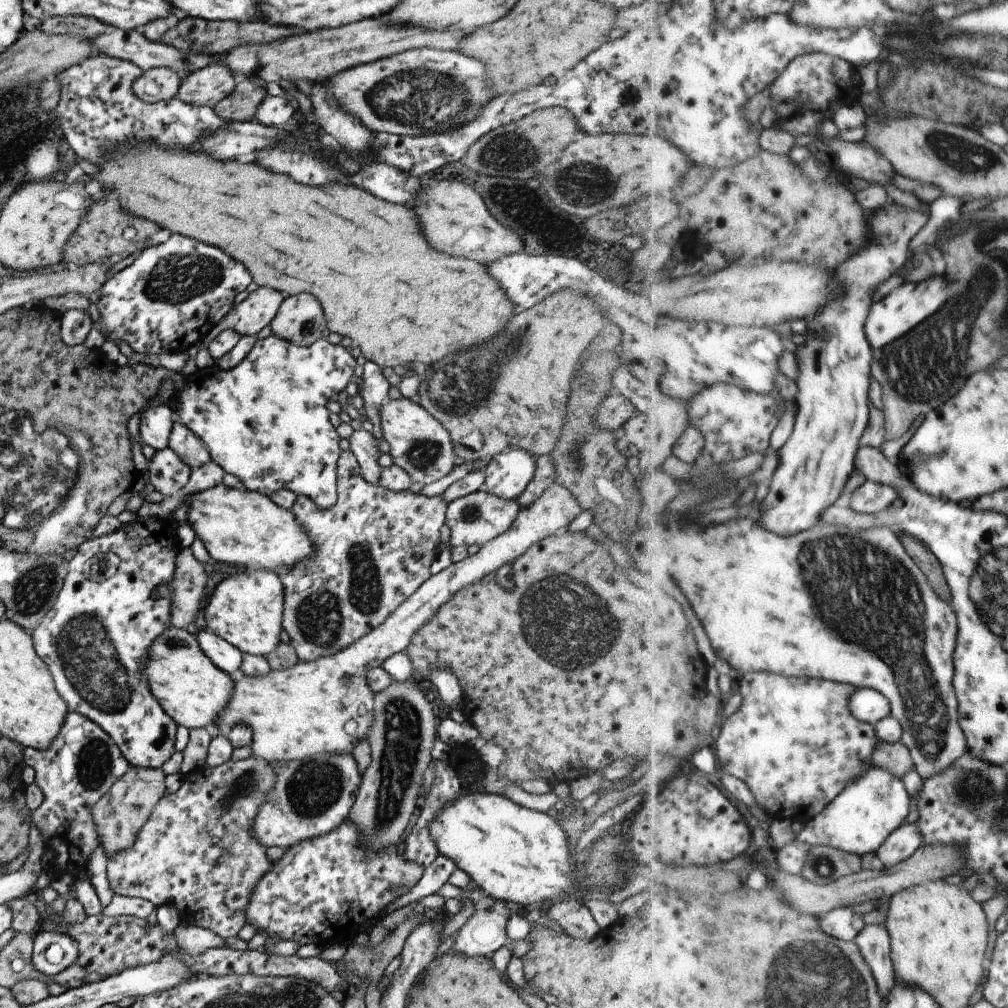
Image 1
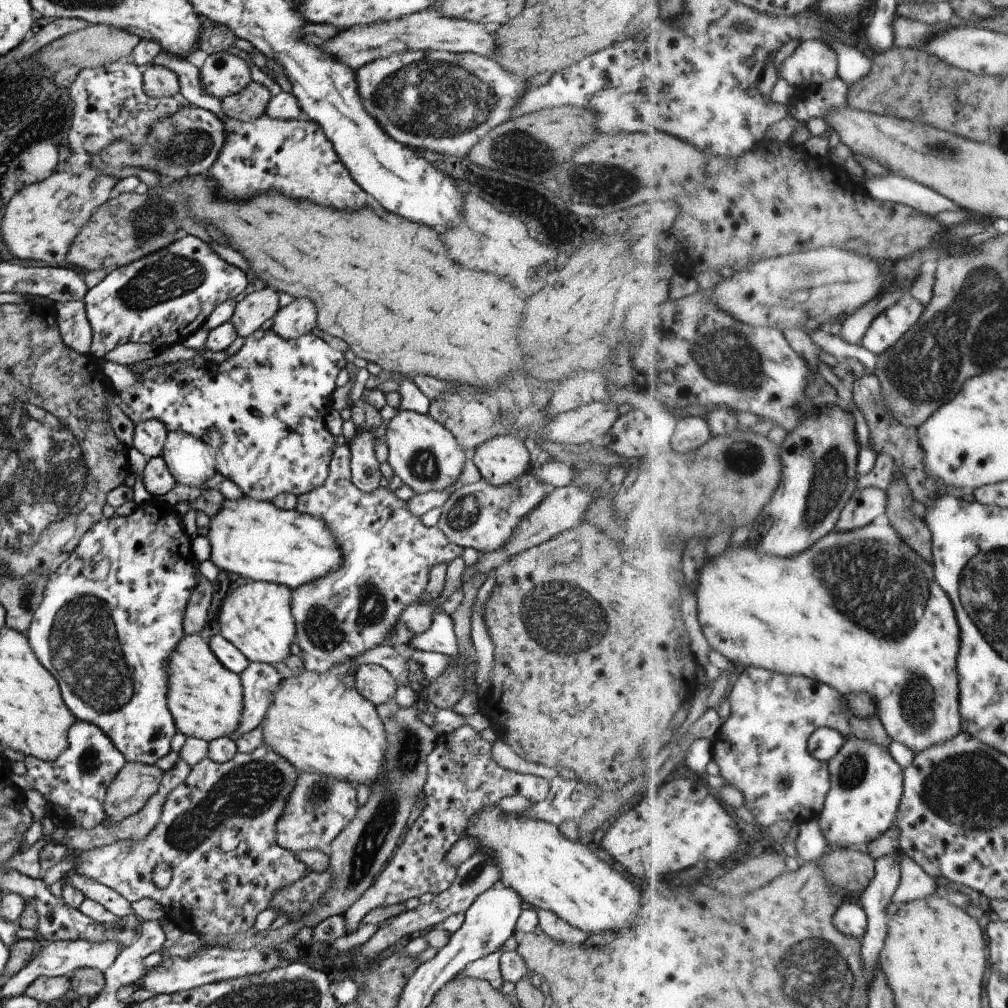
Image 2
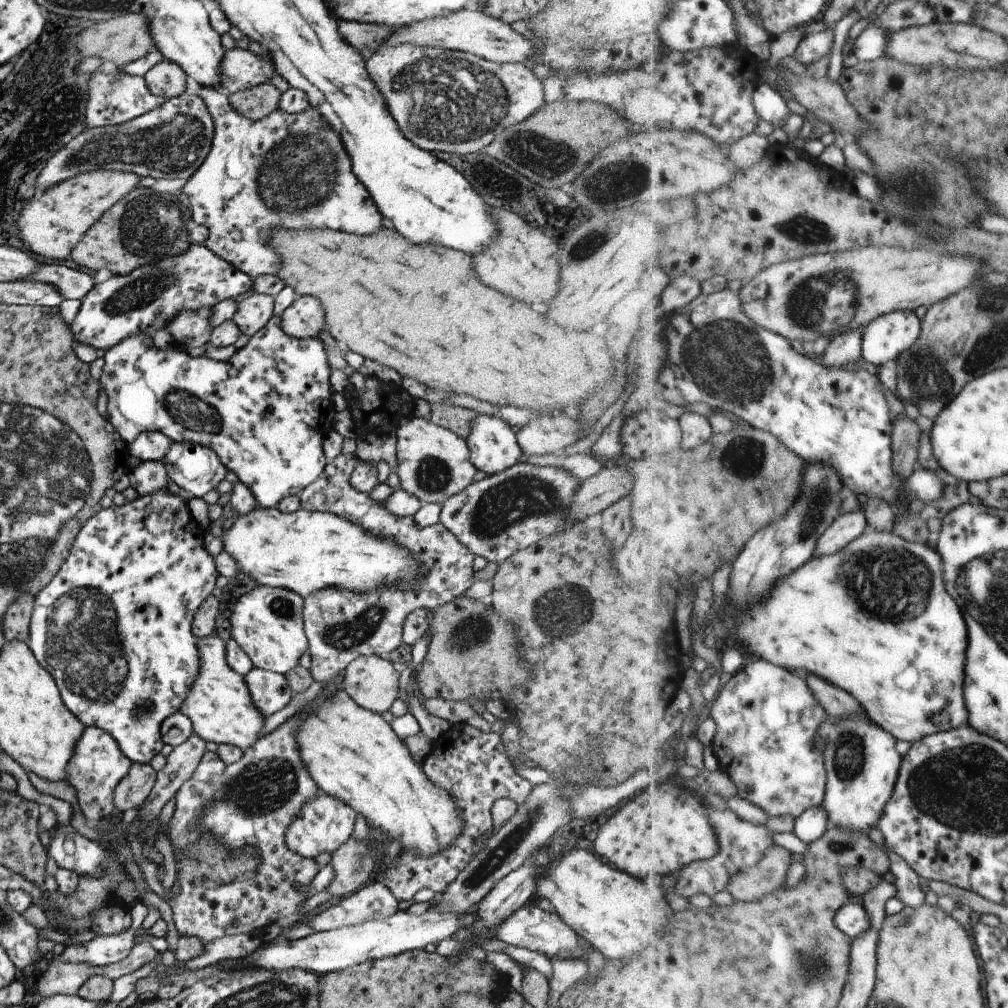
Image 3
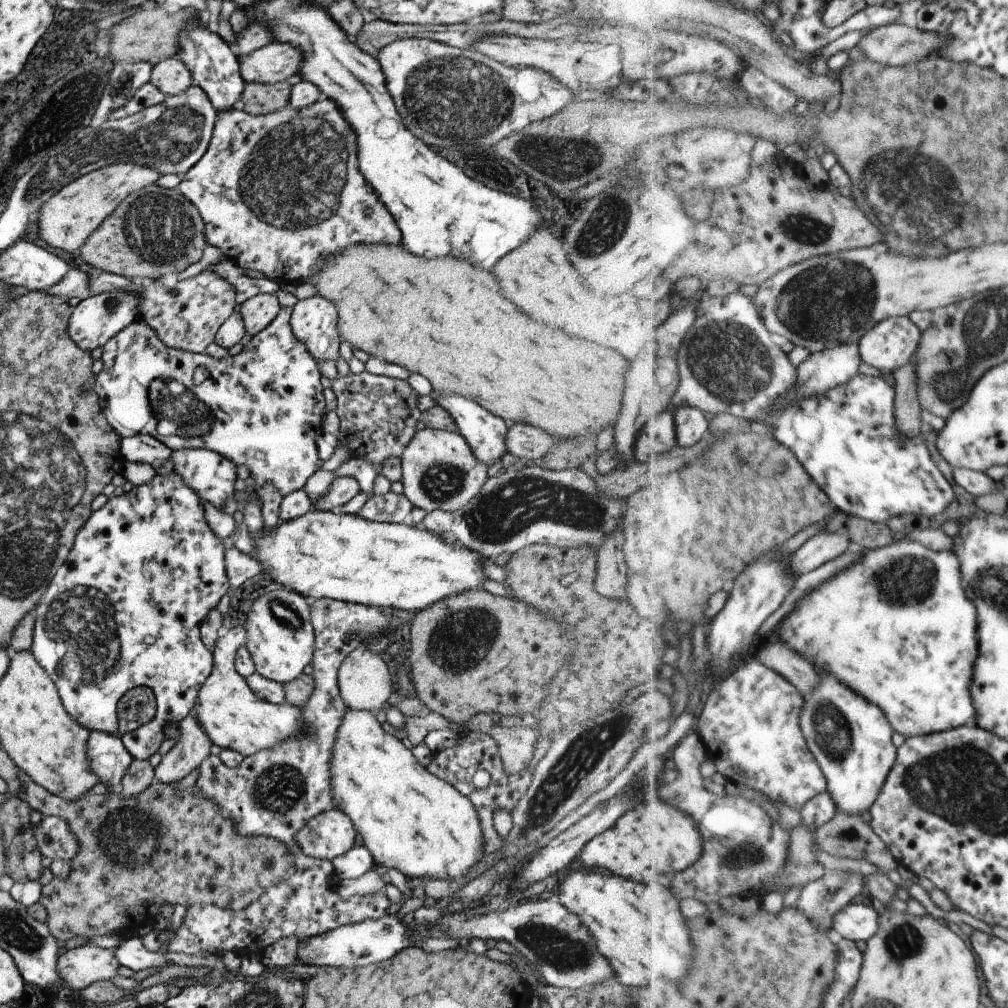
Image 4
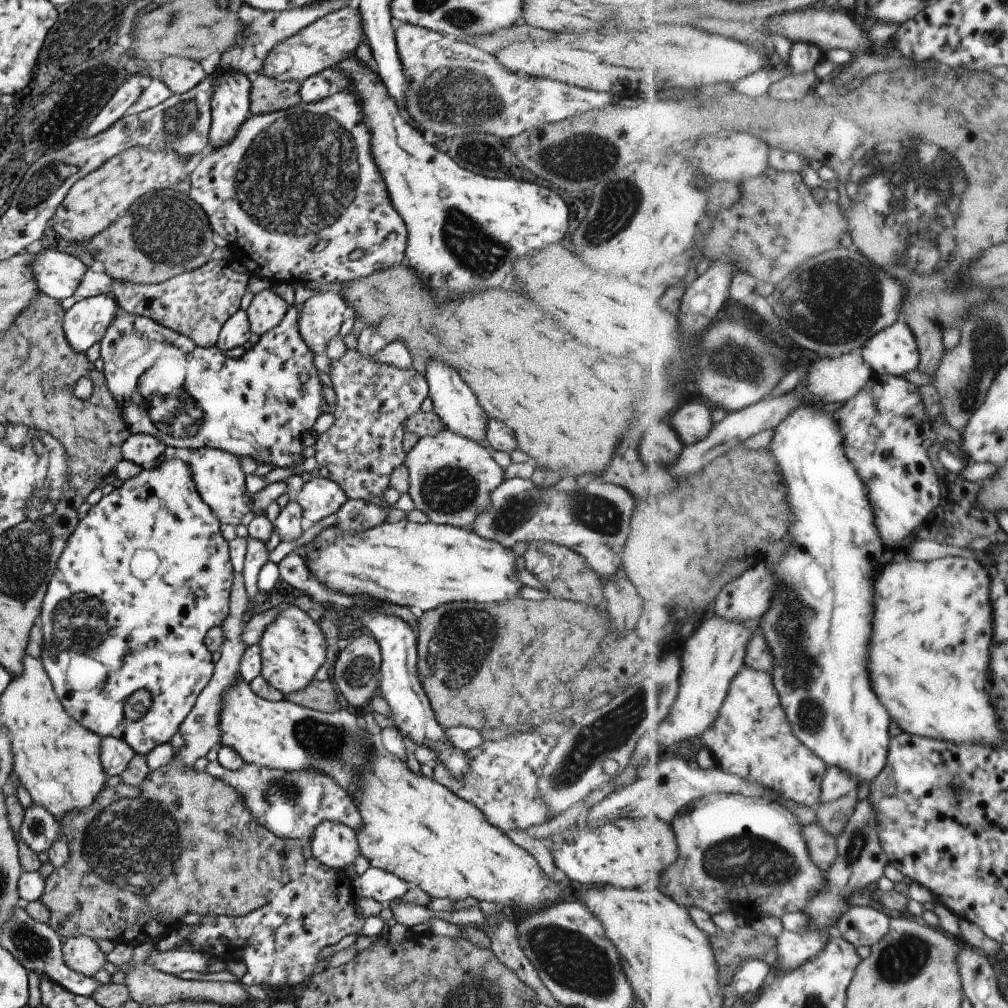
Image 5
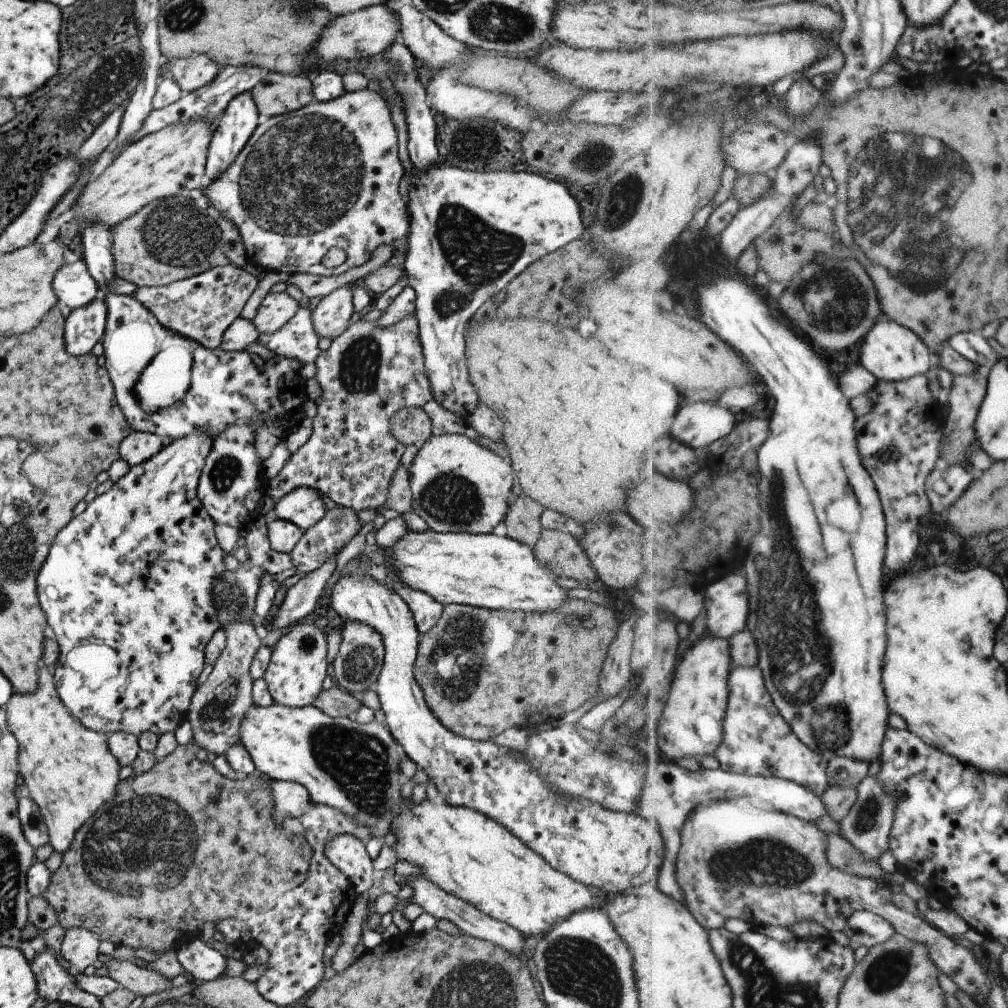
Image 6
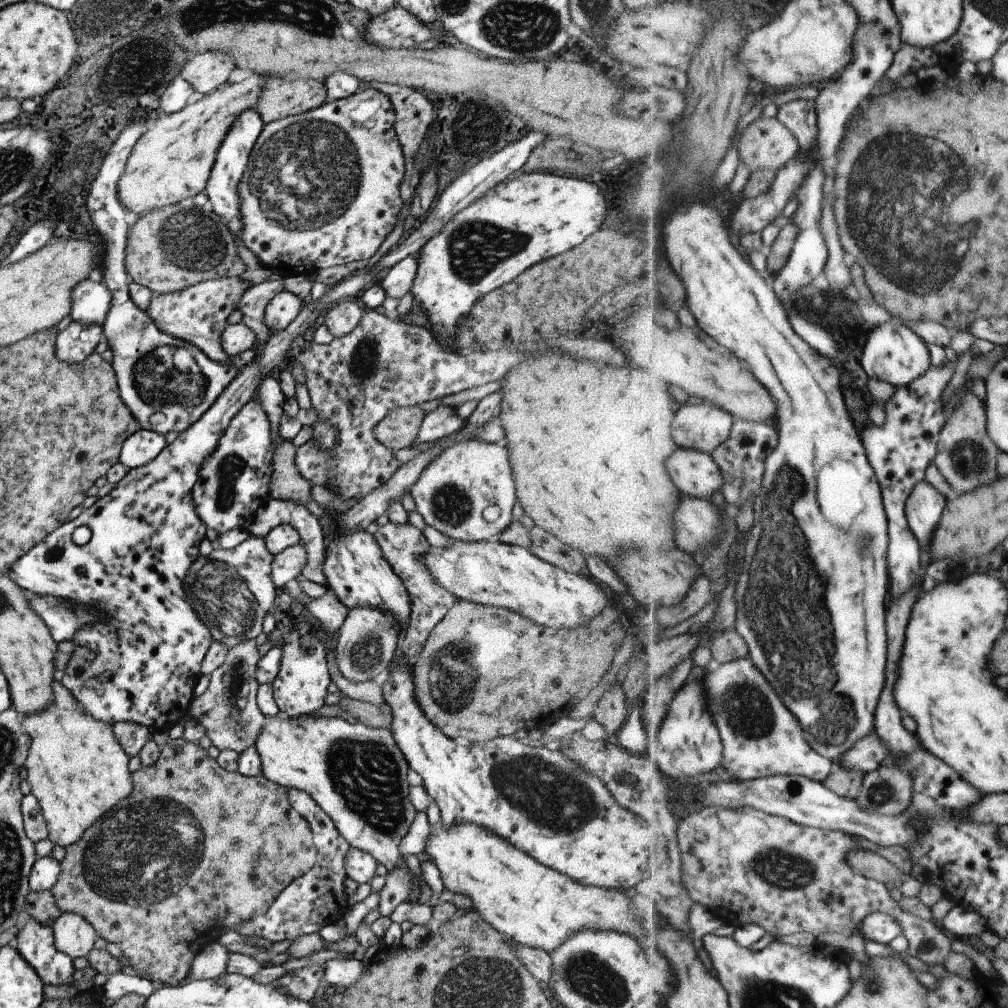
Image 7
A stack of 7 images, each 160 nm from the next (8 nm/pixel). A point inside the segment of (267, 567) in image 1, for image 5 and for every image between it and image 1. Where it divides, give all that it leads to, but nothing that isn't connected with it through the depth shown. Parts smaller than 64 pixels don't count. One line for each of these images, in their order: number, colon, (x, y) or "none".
2: (253, 539)
3: (302, 551)
4: (321, 554)
5: (423, 565)

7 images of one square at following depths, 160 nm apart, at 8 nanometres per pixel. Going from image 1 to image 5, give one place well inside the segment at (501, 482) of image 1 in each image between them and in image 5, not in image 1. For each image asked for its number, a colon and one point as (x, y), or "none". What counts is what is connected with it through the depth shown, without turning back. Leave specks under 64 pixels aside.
2: (500, 459)
3: (492, 446)
4: (484, 433)
5: (452, 401)

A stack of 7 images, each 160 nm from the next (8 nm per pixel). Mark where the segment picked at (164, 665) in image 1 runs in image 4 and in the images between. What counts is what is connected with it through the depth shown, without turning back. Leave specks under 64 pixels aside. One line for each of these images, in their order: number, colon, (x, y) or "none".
2: (205, 700)
3: (218, 705)
4: (232, 717)

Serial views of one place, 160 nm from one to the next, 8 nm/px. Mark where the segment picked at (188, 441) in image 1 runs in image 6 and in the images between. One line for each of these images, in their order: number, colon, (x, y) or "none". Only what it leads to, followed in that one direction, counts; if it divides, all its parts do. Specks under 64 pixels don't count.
2: (190, 461)
3: (196, 469)
4: (211, 476)
5: (217, 477)
6: (230, 484)

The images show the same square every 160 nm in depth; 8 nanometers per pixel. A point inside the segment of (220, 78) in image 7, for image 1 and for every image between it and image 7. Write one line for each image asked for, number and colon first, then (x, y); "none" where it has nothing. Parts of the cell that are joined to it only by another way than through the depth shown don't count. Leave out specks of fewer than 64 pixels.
1: (157, 84)
2: (157, 81)
3: (165, 79)
4: (170, 76)
5: (179, 74)
6: (189, 73)

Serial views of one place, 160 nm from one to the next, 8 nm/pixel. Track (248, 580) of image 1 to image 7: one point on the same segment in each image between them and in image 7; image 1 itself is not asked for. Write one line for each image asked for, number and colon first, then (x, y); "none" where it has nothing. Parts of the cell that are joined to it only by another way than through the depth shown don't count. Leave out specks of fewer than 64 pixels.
2: (256, 618)
3: (266, 622)
4: (279, 637)
5: (292, 647)
6: (298, 662)
7: (299, 687)

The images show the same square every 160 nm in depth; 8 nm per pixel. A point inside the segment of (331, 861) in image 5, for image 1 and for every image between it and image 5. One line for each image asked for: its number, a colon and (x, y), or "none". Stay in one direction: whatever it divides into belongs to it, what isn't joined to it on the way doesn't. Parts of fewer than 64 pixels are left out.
1: (310, 797)
2: (318, 808)
3: (324, 823)
4: (330, 833)

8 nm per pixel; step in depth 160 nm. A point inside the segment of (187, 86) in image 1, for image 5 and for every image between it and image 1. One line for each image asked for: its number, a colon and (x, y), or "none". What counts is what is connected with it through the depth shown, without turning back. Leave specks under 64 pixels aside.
2: (222, 74)
3: (239, 69)
4: (274, 62)
5: (323, 43)

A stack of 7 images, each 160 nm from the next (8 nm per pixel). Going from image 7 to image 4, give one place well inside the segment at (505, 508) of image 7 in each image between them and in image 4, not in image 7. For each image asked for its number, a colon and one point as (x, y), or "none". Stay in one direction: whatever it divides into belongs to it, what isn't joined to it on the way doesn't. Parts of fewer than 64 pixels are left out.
4: (439, 472)
5: (450, 478)
6: (457, 485)

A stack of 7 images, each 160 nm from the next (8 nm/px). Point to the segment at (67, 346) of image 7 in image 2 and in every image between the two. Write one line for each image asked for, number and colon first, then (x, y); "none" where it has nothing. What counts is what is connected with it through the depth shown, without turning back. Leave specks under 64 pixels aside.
2: (159, 300)
3: (146, 299)
4: (94, 320)
5: (84, 323)
6: (83, 327)

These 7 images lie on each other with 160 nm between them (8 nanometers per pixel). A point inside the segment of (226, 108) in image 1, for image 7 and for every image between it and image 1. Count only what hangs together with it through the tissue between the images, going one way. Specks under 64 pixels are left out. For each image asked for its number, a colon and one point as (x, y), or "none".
2: (249, 104)
3: (258, 101)
4: (255, 99)
5: (266, 95)
6: (276, 93)
7: (278, 98)

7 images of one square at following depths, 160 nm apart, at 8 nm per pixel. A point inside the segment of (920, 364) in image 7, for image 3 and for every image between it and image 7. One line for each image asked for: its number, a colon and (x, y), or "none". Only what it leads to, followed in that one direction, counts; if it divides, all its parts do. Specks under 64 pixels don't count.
3: (885, 339)
4: (892, 344)
5: (894, 350)
6: (893, 352)

